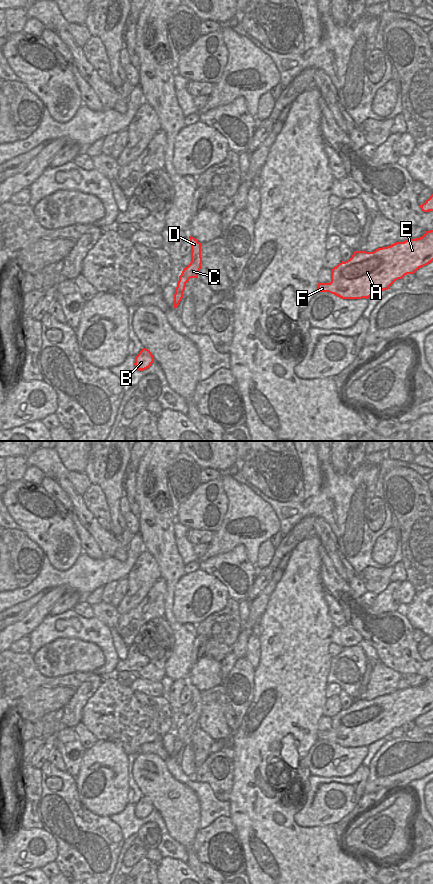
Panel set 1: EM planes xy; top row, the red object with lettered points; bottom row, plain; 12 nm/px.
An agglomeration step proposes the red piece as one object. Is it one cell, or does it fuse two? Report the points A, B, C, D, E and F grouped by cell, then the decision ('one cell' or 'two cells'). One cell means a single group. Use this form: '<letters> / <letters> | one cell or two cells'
A B C D E F | one cell

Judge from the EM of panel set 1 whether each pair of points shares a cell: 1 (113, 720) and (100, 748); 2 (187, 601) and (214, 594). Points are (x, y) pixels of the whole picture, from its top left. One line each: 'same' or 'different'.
1: different
2: same

